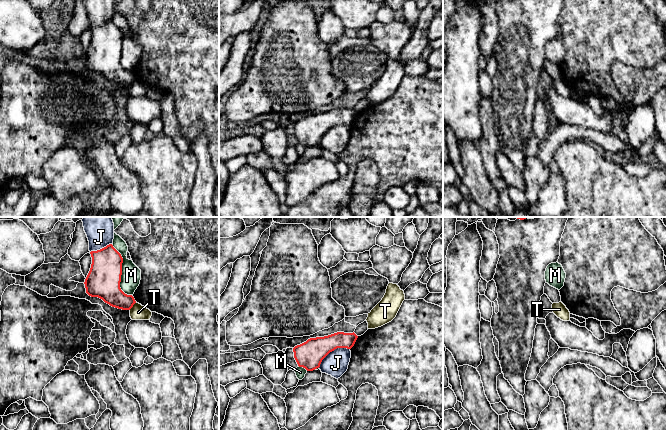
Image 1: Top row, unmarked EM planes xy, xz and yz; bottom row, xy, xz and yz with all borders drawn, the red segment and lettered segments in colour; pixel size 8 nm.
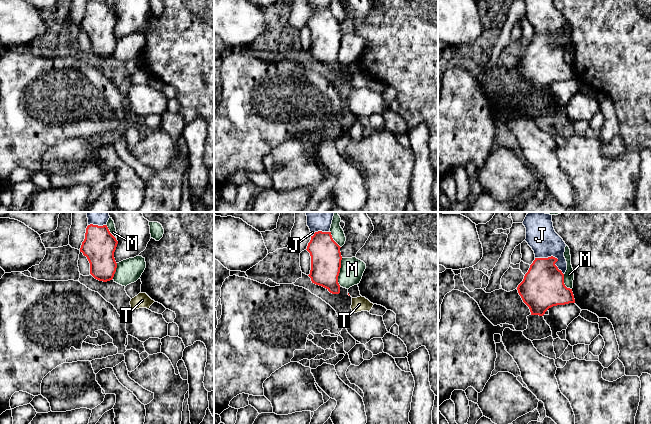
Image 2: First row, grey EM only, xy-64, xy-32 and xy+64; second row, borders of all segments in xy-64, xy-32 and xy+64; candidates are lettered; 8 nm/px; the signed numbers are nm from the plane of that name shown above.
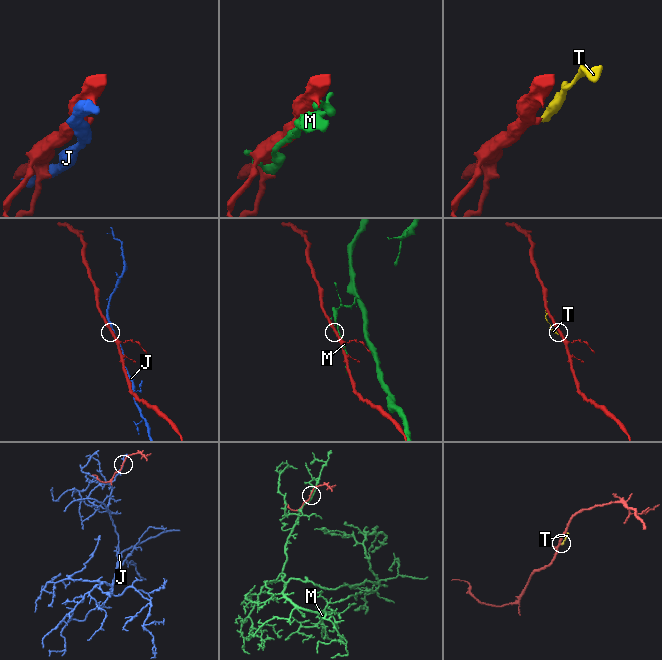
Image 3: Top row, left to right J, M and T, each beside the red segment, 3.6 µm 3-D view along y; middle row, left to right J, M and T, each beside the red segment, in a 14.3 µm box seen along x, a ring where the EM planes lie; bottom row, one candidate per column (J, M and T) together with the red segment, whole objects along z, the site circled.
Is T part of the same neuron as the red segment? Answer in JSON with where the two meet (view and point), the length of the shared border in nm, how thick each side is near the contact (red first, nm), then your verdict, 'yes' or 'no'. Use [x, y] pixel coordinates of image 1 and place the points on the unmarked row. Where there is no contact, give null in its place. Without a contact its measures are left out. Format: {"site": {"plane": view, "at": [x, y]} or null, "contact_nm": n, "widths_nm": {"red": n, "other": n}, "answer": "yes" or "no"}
{"site": {"plane": "xy", "at": [132, 82]}, "contact_nm": 90, "widths_nm": {"red": 200, "other": 130}, "answer": "no"}

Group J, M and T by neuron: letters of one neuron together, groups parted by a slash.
J / M / T

